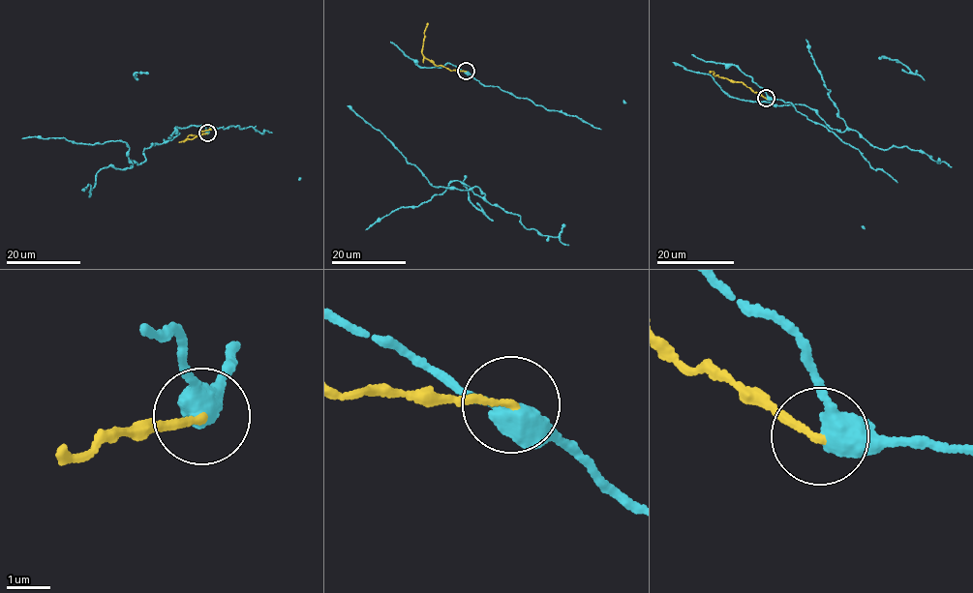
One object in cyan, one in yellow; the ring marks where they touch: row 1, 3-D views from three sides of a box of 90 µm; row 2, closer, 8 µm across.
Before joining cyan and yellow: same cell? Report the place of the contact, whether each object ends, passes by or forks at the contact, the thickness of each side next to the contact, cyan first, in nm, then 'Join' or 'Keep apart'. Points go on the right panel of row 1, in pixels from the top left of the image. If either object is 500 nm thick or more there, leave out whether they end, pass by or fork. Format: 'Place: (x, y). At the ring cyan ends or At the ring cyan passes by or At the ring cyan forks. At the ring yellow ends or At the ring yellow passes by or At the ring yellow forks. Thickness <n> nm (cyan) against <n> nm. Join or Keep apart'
Place: (766, 98). At the ring cyan passes by. At the ring yellow ends. Thickness 480 nm (cyan) against 140 nm. Keep apart

